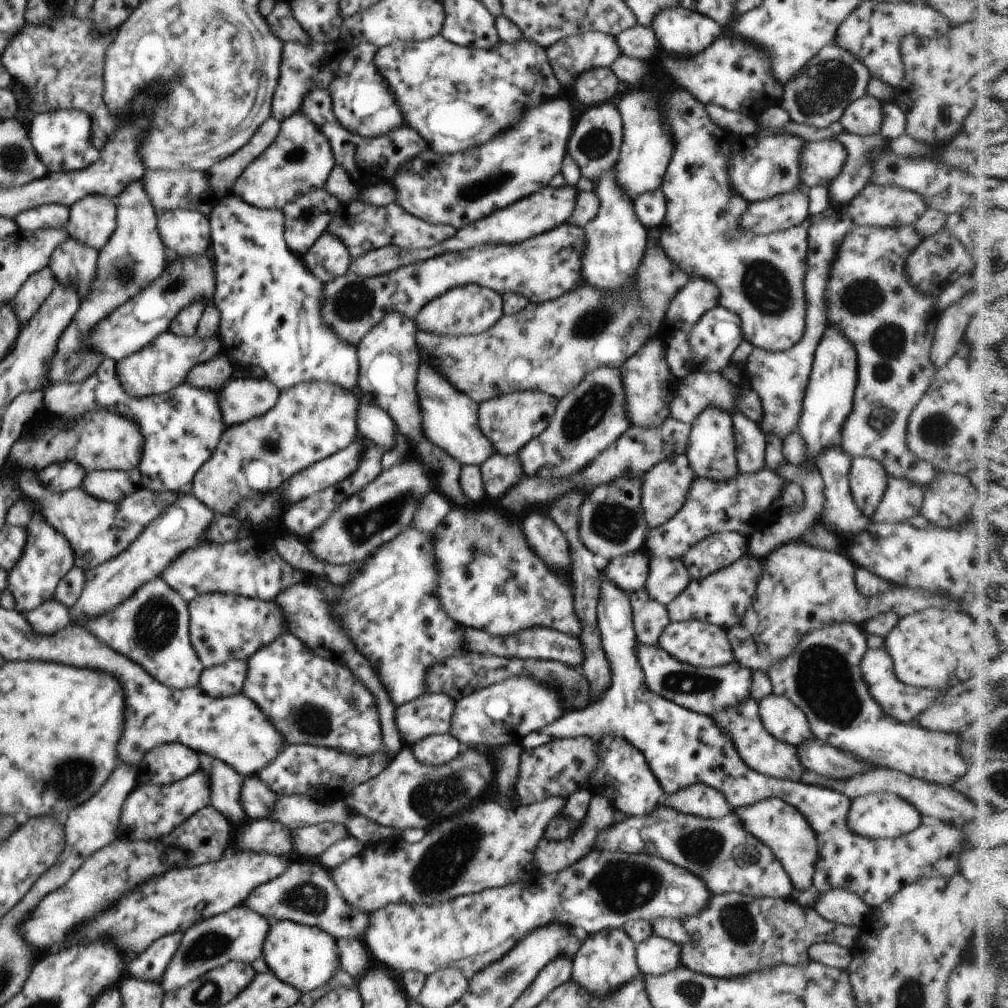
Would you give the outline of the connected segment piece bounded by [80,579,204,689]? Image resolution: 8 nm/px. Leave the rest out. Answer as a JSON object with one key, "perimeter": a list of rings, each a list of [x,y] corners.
{"perimeter":[[[162,579],[144,583],[114,611],[80,626],[116,652],[138,663],[168,688],[187,689],[199,684],[204,668],[190,640],[188,602]]]}

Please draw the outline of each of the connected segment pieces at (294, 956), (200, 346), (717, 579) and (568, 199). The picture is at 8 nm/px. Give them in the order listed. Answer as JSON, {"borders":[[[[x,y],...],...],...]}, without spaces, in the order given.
{"borders":[[[[289,920],[270,922],[263,942],[264,962],[282,982],[304,994],[324,986],[338,969],[342,969],[335,940],[317,926],[303,925]]],[[[168,330],[159,334],[156,340],[147,344],[138,354],[125,356],[121,361],[116,362],[116,376],[120,380],[123,391],[134,398],[149,397],[159,395],[187,379],[188,371],[197,364],[206,362],[218,356],[221,352],[221,340],[218,333],[206,338],[202,338],[198,333],[192,336],[175,335]]],[[[745,554],[736,562],[703,579],[691,579],[688,586],[666,605],[669,619],[674,622],[699,620],[728,628],[738,624],[751,605],[758,578],[762,574],[761,560]]],[[[568,184],[561,187],[544,187],[538,192],[510,204],[506,208],[492,212],[482,220],[476,220],[474,224],[458,229],[454,236],[446,239],[441,244],[442,252],[460,252],[467,248],[476,248],[480,244],[505,244],[513,245],[518,242],[522,244],[524,240],[530,240],[534,236],[540,236],[544,232],[554,230],[558,224],[564,224],[574,212],[578,188]]]]}

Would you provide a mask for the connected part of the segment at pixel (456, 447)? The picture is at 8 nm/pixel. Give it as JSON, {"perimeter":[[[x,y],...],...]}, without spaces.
{"perimeter":[[[427,358],[426,361],[422,361],[422,364],[420,364],[420,370],[418,370],[417,374],[418,386],[416,386],[416,390],[418,390],[418,400],[420,400],[420,410],[422,410],[422,426],[424,428],[424,434],[428,436],[428,440],[430,440],[430,442],[434,442],[436,446],[444,448],[444,450],[446,450],[446,452],[448,452],[450,456],[454,456],[454,458],[456,458],[456,460],[458,460],[460,464],[478,464],[478,466],[480,466],[480,464],[482,464],[484,460],[488,460],[488,456],[492,456],[492,454],[496,453],[496,450],[494,450],[494,447],[492,446],[492,444],[490,444],[488,437],[484,436],[484,433],[482,432],[482,430],[480,430],[480,424],[478,420],[478,410],[480,410],[480,406],[476,401],[470,400],[470,398],[468,398],[466,394],[462,394],[462,392],[458,392],[456,388],[452,388],[452,385],[448,384],[447,378],[440,376],[440,374],[442,373],[439,373],[439,369],[432,368],[432,362],[430,362],[430,364],[426,364],[428,360],[432,359]]]}

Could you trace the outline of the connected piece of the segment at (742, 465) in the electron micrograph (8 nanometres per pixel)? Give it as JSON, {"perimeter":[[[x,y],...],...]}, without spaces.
{"perimeter":[[[742,412],[730,414],[736,442],[737,467],[740,473],[755,473],[765,468],[765,434],[755,421]]]}

